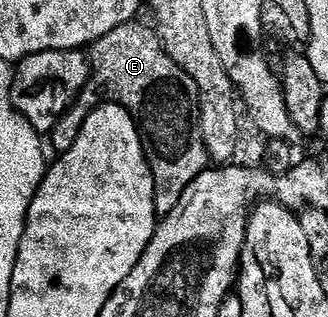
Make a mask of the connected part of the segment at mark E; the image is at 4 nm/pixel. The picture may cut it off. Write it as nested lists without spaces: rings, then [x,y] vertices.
[[[139,23],[122,24],[117,26],[117,30],[109,30],[109,34],[105,34],[100,40],[90,45],[89,61],[90,67],[94,69],[94,83],[99,83],[111,95],[108,97],[114,103],[128,108],[132,114],[143,112],[143,120],[141,116],[138,121],[139,131],[143,138],[147,164],[151,168],[155,183],[155,214],[156,217],[162,218],[173,211],[177,202],[181,202],[181,194],[189,190],[191,183],[202,172],[208,171],[209,157],[199,125],[197,82],[193,82],[193,78],[189,78],[189,74],[185,74],[185,70],[177,66],[173,58],[169,58],[165,46],[159,40],[159,33],[154,27],[147,25],[146,28],[145,25]]]

